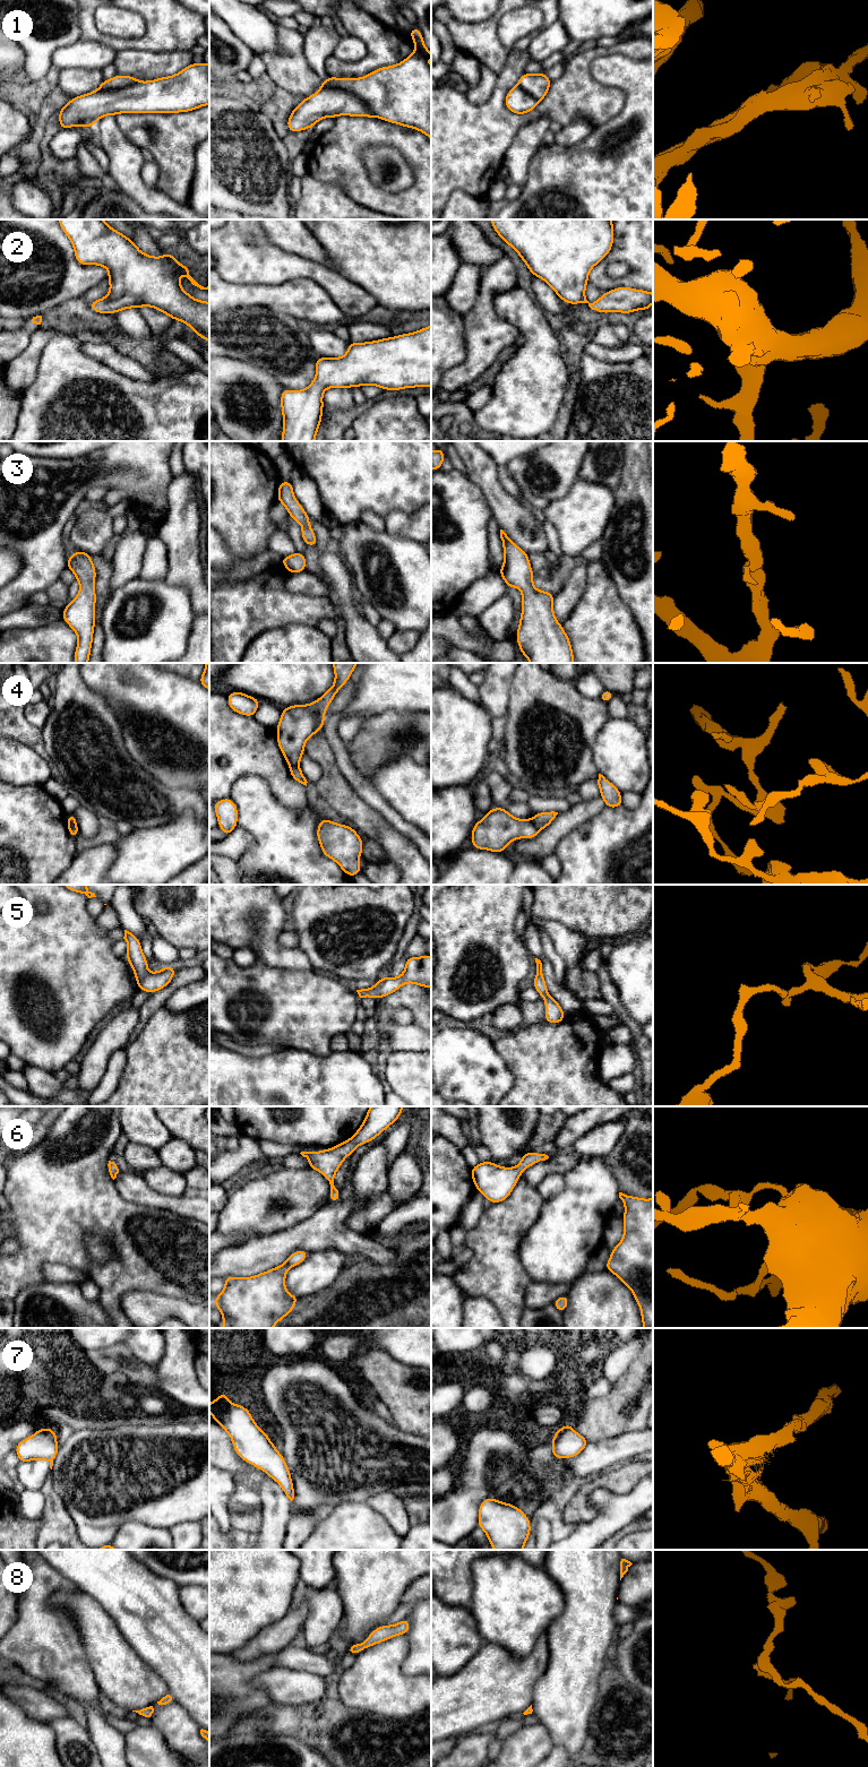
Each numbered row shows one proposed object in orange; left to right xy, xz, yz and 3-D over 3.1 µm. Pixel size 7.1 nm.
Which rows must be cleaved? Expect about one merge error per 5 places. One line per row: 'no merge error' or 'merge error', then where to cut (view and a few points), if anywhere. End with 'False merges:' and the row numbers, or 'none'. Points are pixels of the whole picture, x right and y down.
1: no merge error | no cut
2: no merge error | no cut
3: no merge error | no cut
4: merge error | yz (531, 820), (539, 830)
5: no merge error | no cut
6: no merge error | no cut
7: no merge error | no cut
8: no merge error | no cut
False merges: 4

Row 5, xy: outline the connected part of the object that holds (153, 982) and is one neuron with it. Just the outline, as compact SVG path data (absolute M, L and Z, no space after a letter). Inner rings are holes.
M124 930L123 939L128 945L126 958L137 979L137 988L147 993L154 993L169 985L177 968L164 966L155 973L149 973L147 968L148 960L143 954L140 940L127 930Z

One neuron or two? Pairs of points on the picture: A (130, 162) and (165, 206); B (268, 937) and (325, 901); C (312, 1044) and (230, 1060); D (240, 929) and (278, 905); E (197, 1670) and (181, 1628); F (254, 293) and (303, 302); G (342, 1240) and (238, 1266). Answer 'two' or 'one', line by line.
A: one
B: two
C: two
D: one
E: one
F: one
G: one

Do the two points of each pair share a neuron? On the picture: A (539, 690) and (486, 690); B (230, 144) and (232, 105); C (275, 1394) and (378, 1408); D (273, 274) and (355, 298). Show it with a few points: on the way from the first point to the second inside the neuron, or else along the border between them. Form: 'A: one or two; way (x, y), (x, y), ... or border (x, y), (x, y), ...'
A: two; border (514, 674), (510, 681), (507, 712)
B: one; way (230, 135), (230, 114)
C: two; border (371, 1410), (393, 1423)
D: one; way (293, 270), (319, 273), (335, 285)

